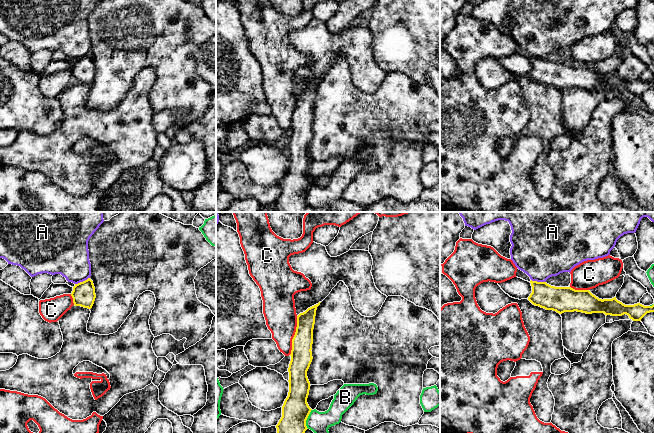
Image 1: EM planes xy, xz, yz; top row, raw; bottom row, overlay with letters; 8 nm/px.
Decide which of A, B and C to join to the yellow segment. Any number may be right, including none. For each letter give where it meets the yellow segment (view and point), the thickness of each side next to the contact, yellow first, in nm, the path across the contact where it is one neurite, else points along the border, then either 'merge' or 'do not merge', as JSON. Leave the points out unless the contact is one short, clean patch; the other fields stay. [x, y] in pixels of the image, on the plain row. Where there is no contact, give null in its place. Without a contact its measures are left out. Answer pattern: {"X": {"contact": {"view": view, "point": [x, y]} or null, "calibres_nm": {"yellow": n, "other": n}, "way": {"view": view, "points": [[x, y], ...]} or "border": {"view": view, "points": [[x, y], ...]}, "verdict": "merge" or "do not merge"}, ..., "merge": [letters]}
{"A": {"contact": {"view": "xy", "point": [83, 57]}, "calibres_nm": {"yellow": 190, "other": 320}, "border": {"view": "xy", "points": [[89, 53], [75, 60]]}, "verdict": "do not merge"}, "B": {"contact": {"view": "xz", "point": [306, 195]}, "calibres_nm": {"yellow": 220, "other": 180}, "verdict": "do not merge"}, "C": {"contact": {"view": "xz", "point": [294, 111]}, "calibres_nm": {"yellow": 180, "other": 260}, "verdict": "do not merge"}, "merge": []}

